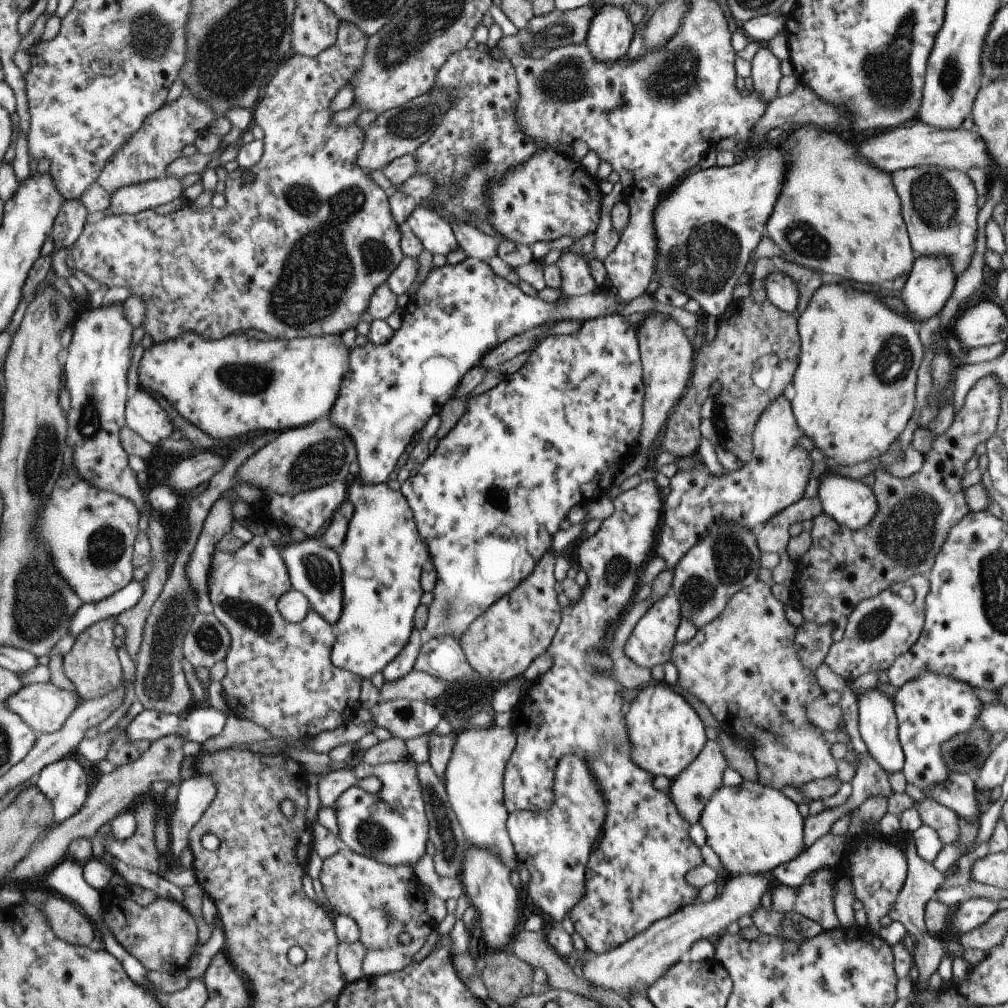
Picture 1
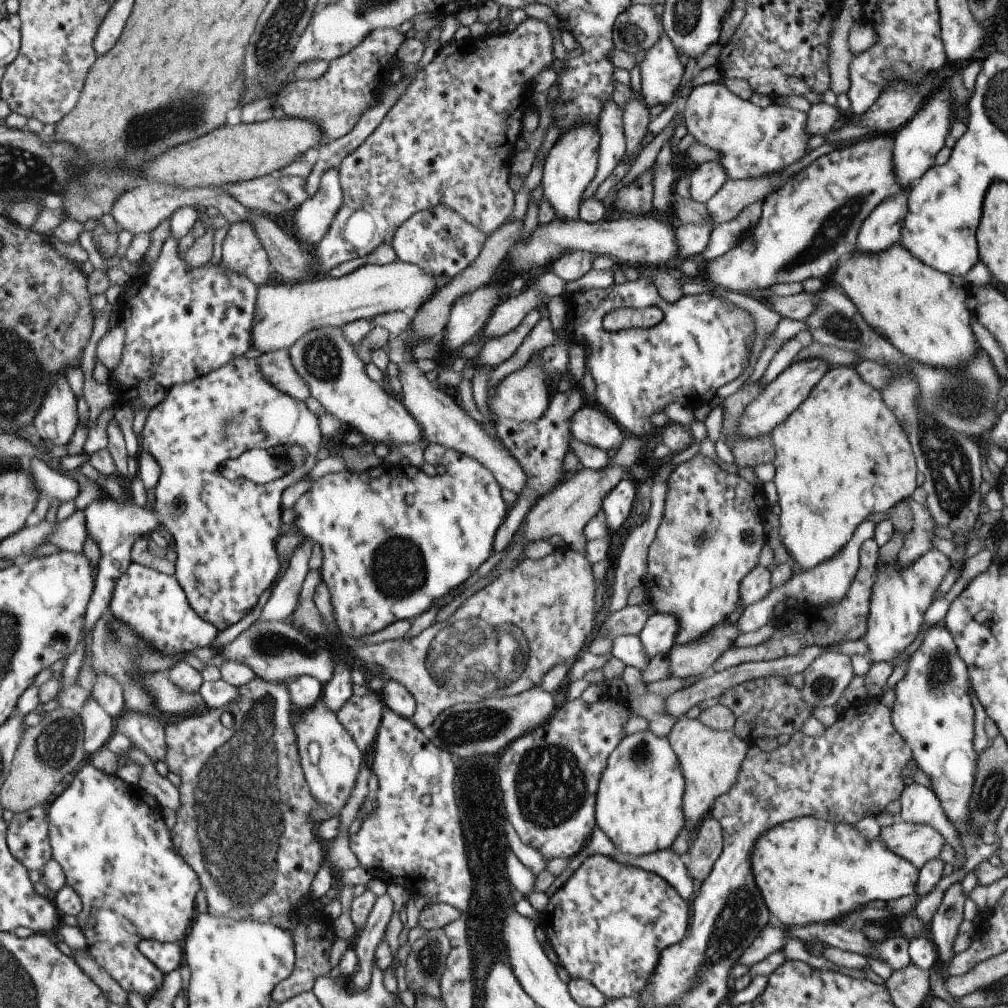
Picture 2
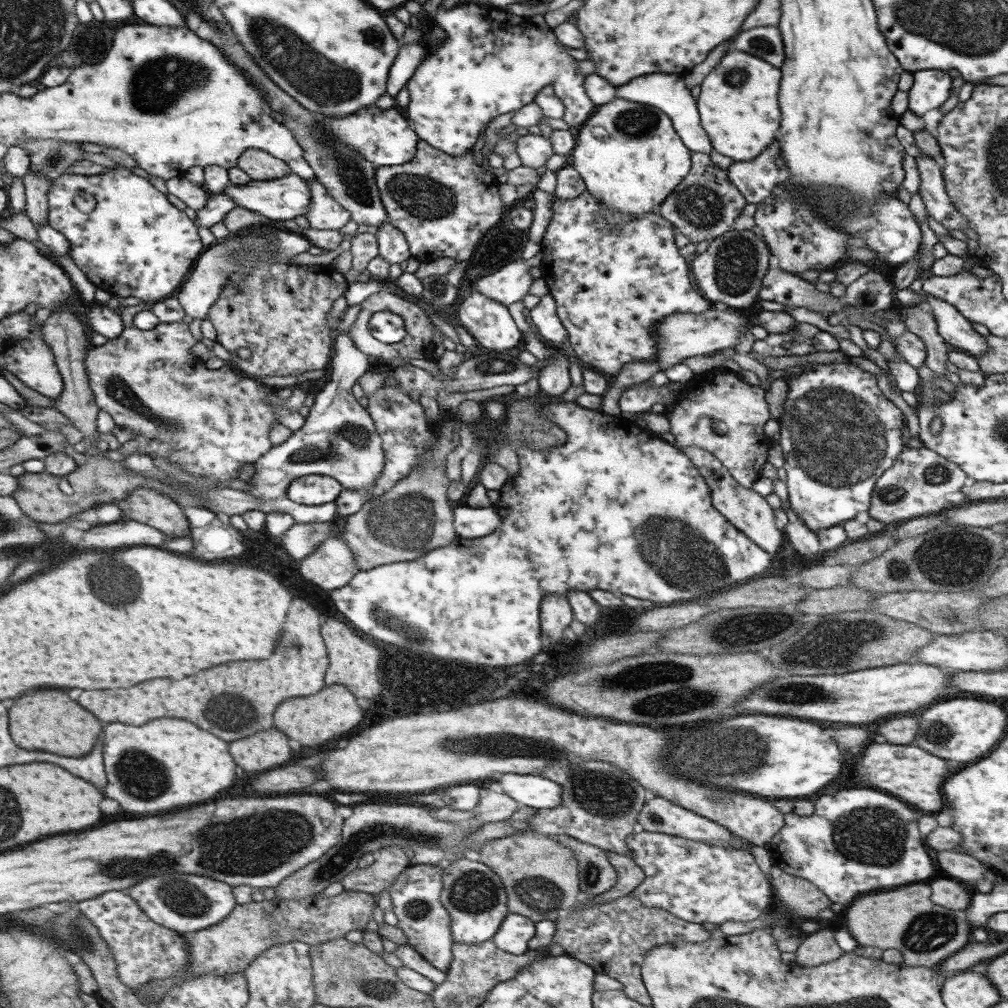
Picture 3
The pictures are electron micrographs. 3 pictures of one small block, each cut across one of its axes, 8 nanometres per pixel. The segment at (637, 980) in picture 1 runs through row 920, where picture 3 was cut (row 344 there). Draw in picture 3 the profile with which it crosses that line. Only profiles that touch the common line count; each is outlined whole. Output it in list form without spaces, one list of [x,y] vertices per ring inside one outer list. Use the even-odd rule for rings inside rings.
[[[709,308],[697,313],[673,313],[657,320],[652,326],[652,336],[656,342],[656,362],[660,370],[665,370],[674,364],[681,363],[689,356],[715,354],[724,348],[731,348],[737,344],[737,337],[741,330],[748,332],[747,316],[739,313],[719,311]]]

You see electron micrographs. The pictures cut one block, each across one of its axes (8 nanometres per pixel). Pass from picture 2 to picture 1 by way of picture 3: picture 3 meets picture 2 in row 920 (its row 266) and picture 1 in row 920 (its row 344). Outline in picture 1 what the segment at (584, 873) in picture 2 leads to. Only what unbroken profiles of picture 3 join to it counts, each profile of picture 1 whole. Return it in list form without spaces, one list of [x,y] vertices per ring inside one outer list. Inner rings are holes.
[[[645,479],[640,480],[639,484],[634,488],[617,494],[611,502],[614,506],[613,513],[602,520],[601,525],[593,535],[583,539],[581,544],[575,548],[575,558],[577,558],[578,567],[586,574],[586,583],[580,590],[581,597],[577,601],[571,601],[567,606],[560,609],[560,621],[557,625],[557,630],[544,652],[544,654],[547,654],[547,656],[551,658],[551,666],[538,678],[535,678],[530,682],[531,684],[529,684],[524,690],[524,693],[519,696],[518,701],[511,710],[511,720],[508,726],[515,735],[516,743],[514,749],[511,751],[509,760],[506,762],[502,780],[502,801],[508,814],[522,810],[544,811],[552,805],[554,799],[552,782],[558,759],[563,758],[565,755],[575,755],[577,758],[583,759],[584,763],[587,765],[592,779],[595,781],[597,788],[602,794],[606,811],[600,835],[595,842],[591,856],[586,862],[584,893],[574,904],[574,907],[568,912],[568,916],[573,923],[574,930],[584,940],[586,949],[597,954],[604,953],[609,949],[615,948],[617,945],[627,942],[636,934],[642,933],[651,922],[655,922],[655,920],[659,920],[660,918],[663,918],[663,916],[669,916],[671,912],[675,912],[678,908],[681,908],[681,906],[693,904],[698,890],[687,884],[686,872],[696,866],[701,866],[701,863],[703,863],[702,856],[700,855],[700,848],[695,847],[687,836],[690,824],[680,818],[679,814],[677,814],[675,805],[669,796],[653,787],[652,780],[654,779],[654,776],[651,776],[649,771],[643,770],[636,764],[633,764],[632,756],[630,755],[630,740],[628,739],[628,732],[624,719],[625,713],[621,712],[621,706],[623,706],[624,702],[621,697],[621,692],[623,692],[624,686],[617,679],[608,675],[612,665],[612,658],[609,655],[606,655],[606,652],[604,651],[604,645],[608,642],[608,636],[611,634],[611,629],[621,621],[624,613],[631,606],[632,596],[638,588],[638,577],[640,576],[642,565],[655,554],[654,548],[656,547],[659,522],[661,522],[663,499],[659,496],[659,488],[654,483],[654,480]]]

